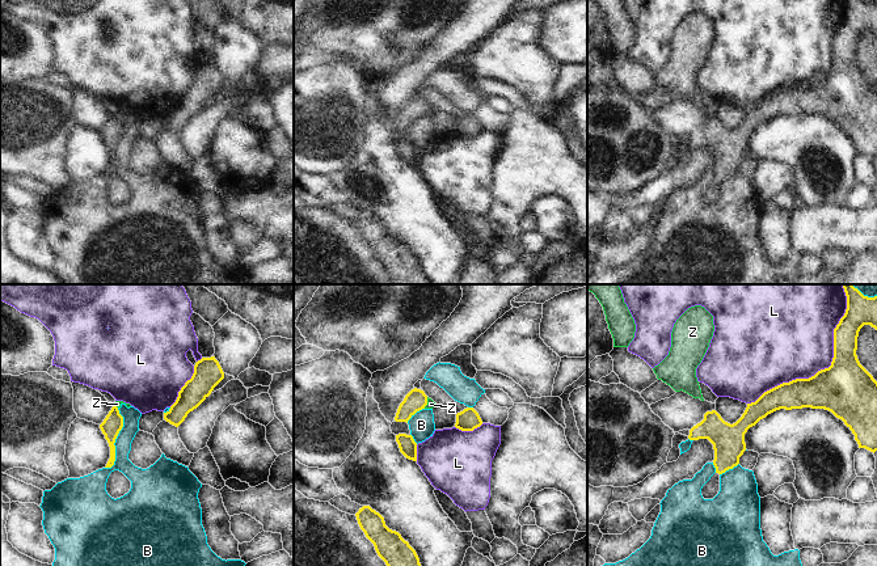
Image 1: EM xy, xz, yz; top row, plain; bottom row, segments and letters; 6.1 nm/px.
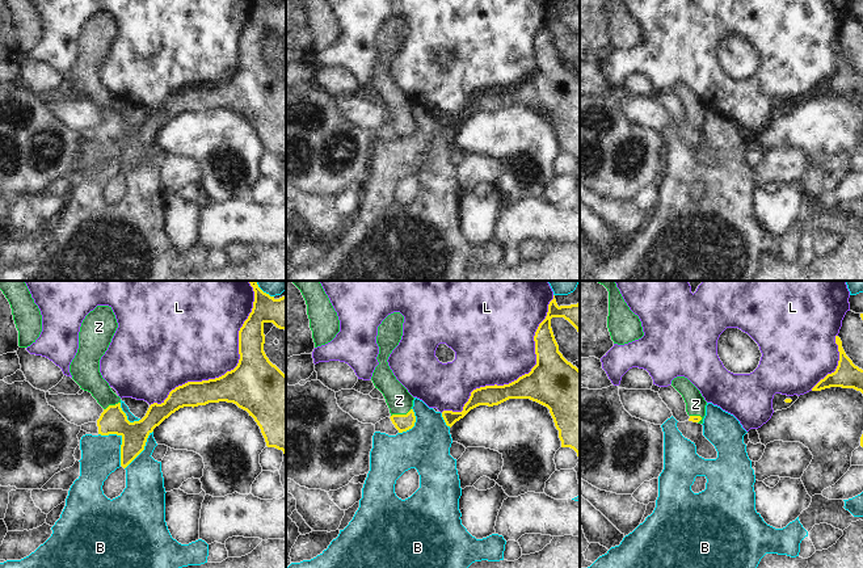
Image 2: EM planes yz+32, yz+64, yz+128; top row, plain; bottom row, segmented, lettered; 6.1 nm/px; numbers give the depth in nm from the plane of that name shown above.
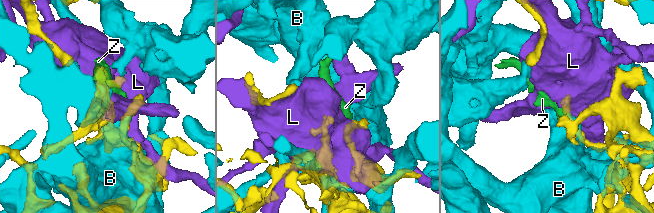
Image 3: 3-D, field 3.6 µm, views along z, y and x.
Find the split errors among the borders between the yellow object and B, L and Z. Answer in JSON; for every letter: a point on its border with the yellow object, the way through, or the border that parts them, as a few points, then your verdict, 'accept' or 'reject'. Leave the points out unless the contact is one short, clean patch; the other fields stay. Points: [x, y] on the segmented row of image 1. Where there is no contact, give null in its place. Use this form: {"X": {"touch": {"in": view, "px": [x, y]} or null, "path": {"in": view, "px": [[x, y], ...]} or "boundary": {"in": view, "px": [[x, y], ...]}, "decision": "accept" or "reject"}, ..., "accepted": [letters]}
{"B": {"touch": {"in": "xy", "px": [114, 440]}, "decision": "reject"}, "L": {"touch": {"in": "yz", "px": [830, 366]}, "decision": "reject"}, "Z": {"touch": {"in": "xz", "px": [426, 402]}, "path": {"in": "xz", "px": [[416, 400], [426, 402], [430, 404]]}, "decision": "accept"}, "accepted": ["Z"]}

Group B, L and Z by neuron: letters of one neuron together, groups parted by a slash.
B / L / Z

